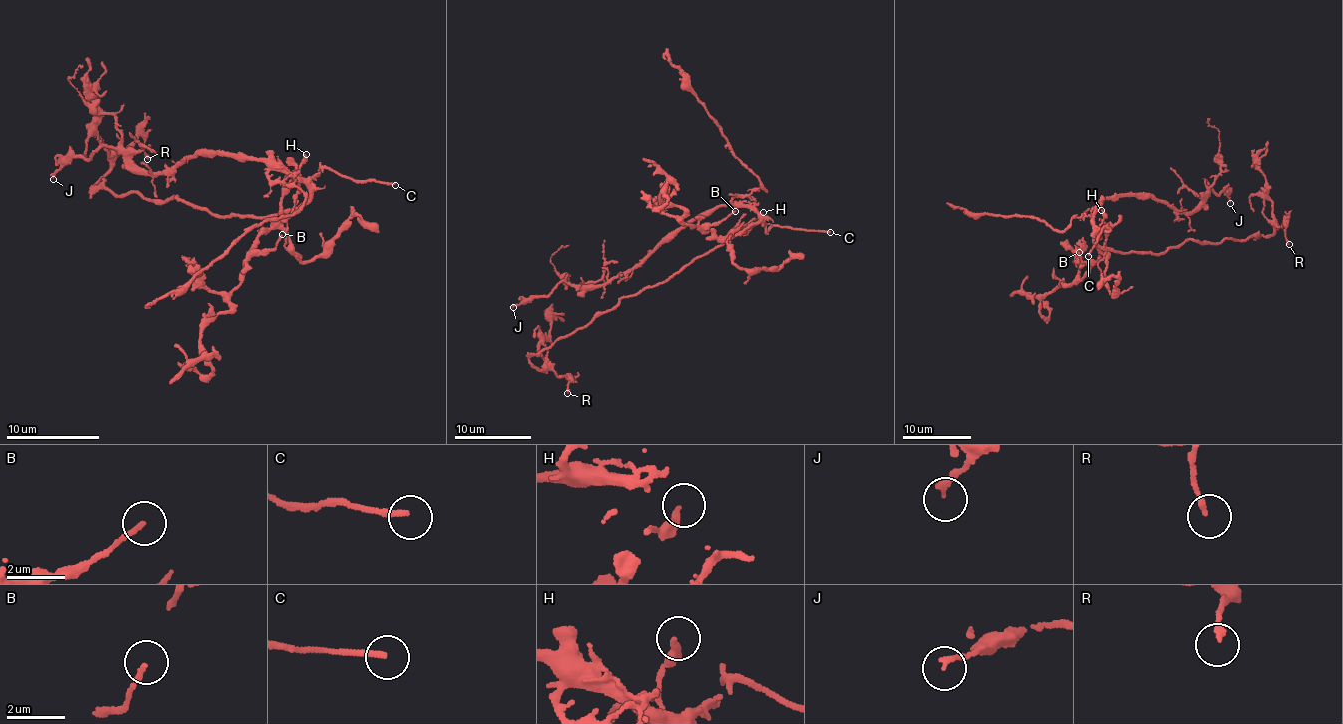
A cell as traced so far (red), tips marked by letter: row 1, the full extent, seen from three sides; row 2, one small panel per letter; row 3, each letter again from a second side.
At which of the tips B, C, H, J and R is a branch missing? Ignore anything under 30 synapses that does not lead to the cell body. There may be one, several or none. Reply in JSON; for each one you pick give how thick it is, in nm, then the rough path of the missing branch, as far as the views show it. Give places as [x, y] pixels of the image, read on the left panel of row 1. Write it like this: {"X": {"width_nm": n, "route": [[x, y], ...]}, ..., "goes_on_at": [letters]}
{"C": {"width_nm": 200}, "goes_on_at": ["C"]}

